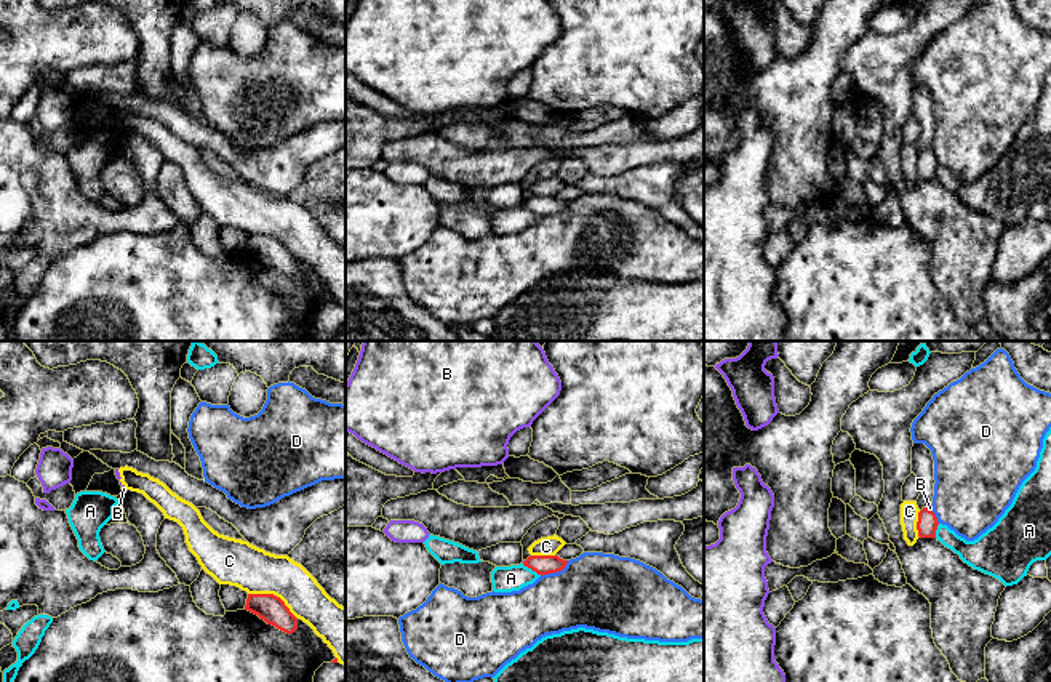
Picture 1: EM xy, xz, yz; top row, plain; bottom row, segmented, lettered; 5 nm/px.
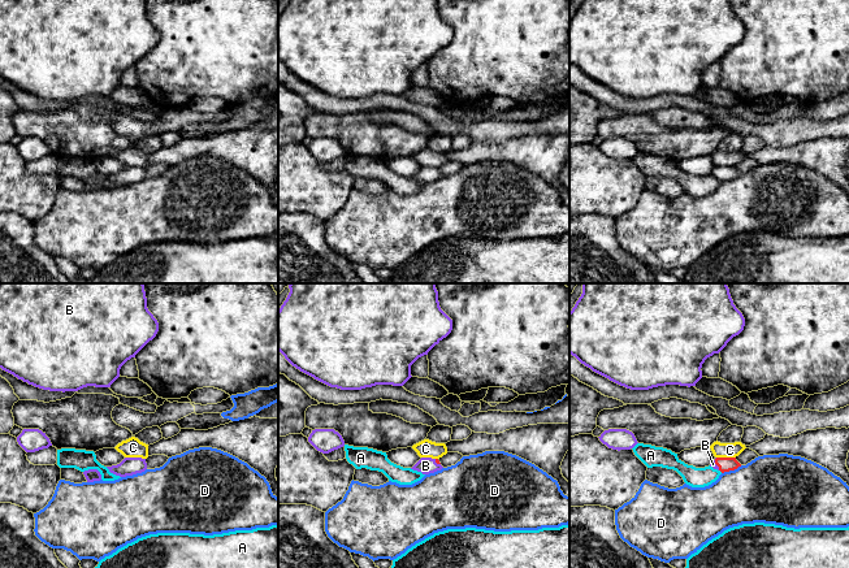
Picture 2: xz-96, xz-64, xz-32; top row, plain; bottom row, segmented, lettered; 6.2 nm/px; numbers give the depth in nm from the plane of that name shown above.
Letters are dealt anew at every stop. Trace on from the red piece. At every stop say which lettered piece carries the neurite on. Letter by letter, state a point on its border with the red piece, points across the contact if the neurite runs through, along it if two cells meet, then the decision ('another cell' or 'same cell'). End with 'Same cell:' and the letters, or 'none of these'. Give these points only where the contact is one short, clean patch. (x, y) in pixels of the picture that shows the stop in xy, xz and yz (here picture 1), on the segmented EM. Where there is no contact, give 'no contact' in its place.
A: meets red in xz at (531, 569); another cell
B: meets red in yz at (928, 509); runs through yz (927, 525), (928, 509), (930, 508); same cell
C: meets red in xy at (272, 594); another cell
D: meets red in xz at (555, 572); another cell
Same cell: B

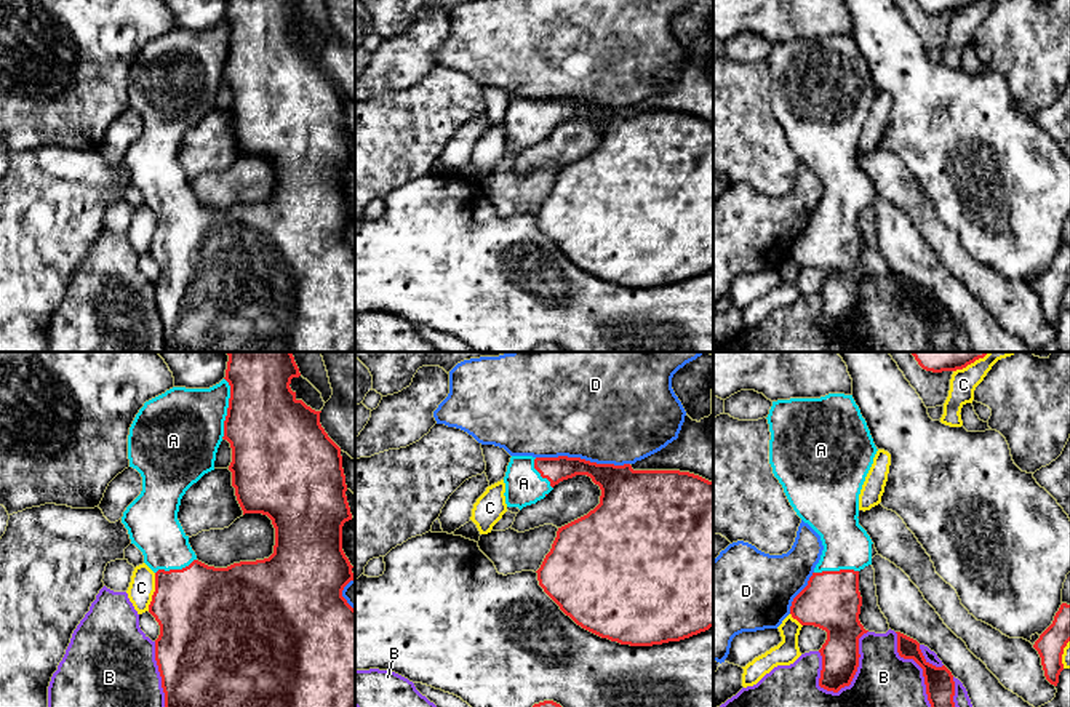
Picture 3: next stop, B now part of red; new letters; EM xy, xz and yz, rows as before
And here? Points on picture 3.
A: meets red in xy at (227, 408); same cell
B: meets red in yz at (856, 671); another cell
C: meets red in xy at (154, 592); another cell
D: meets red in xz at (582, 459); another cell
Same cell: A

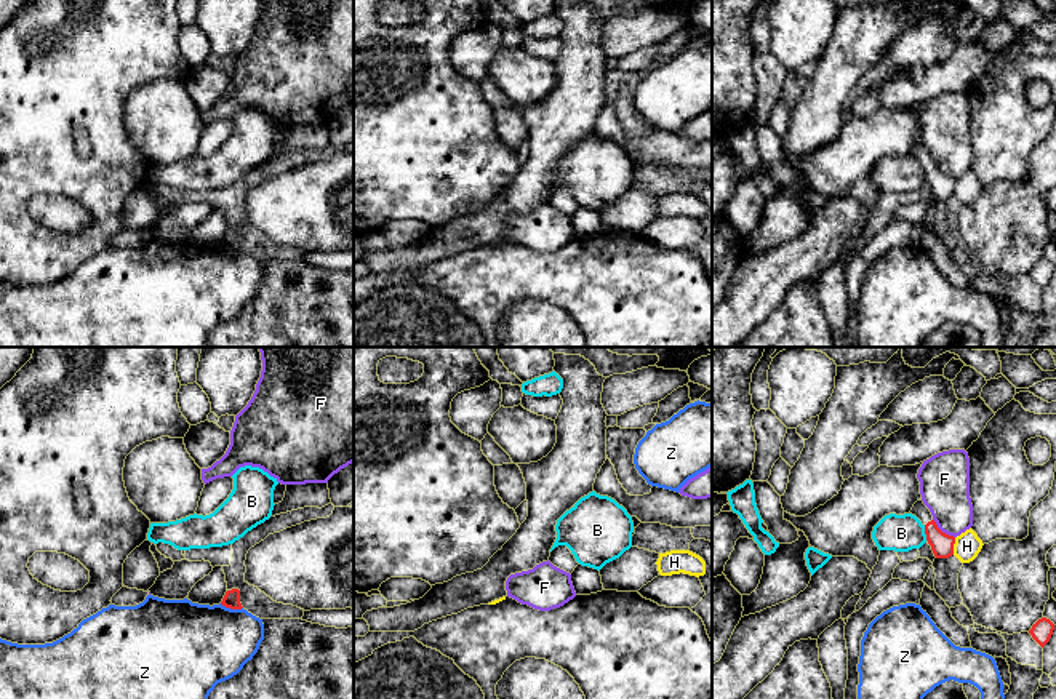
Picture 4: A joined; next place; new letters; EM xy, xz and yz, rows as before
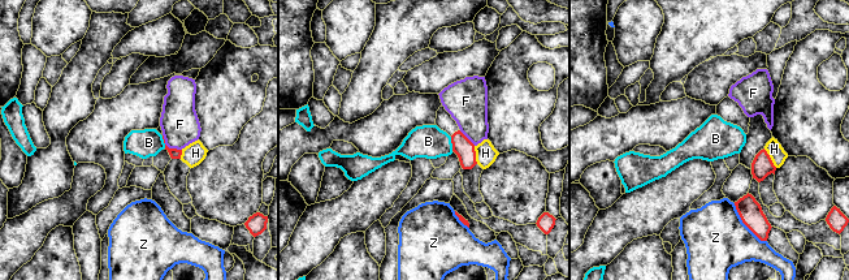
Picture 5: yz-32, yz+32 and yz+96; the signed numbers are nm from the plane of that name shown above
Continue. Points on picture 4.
B: meets red in yz at (925, 533); another cell
F: meets red in yz at (941, 531); another cell
H: meets red in yz at (952, 546); another cell
Z: meets red in xy at (231, 608); another cell
Same cell: none of these

